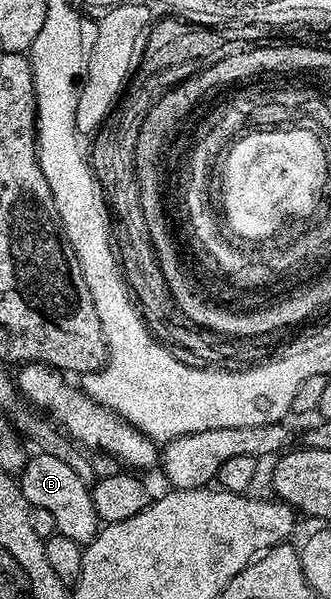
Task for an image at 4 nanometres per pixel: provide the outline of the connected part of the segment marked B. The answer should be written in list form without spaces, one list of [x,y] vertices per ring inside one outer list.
[[[45,455],[28,457],[17,474],[17,481],[28,506],[53,512],[55,529],[61,536],[69,536],[69,540],[86,544],[99,535],[101,523],[93,508],[89,486],[64,461]]]

